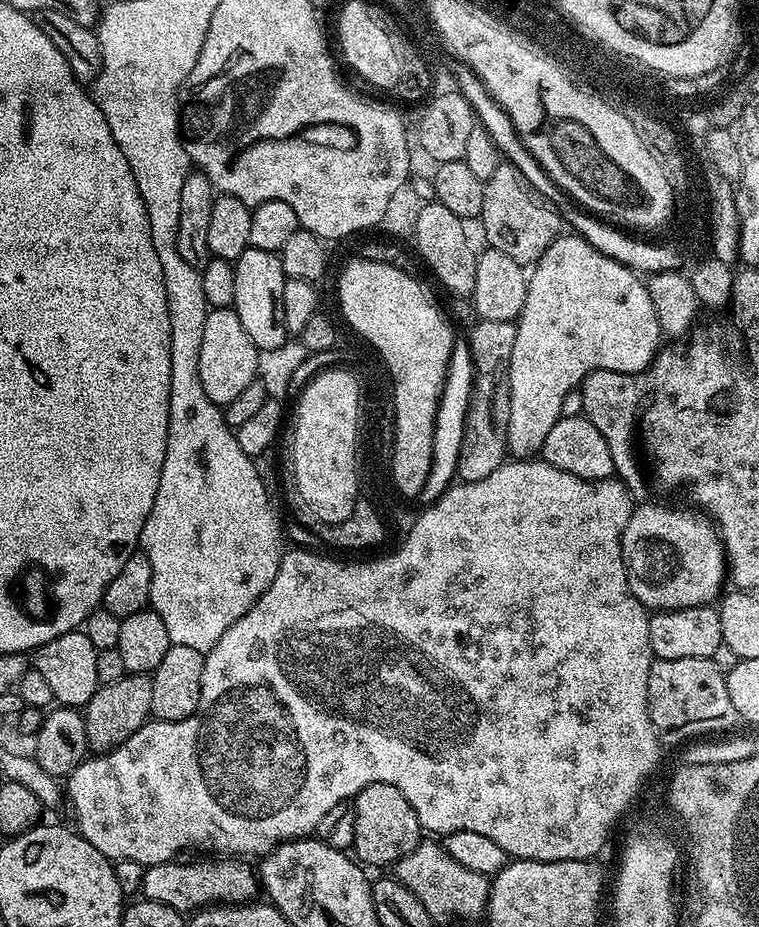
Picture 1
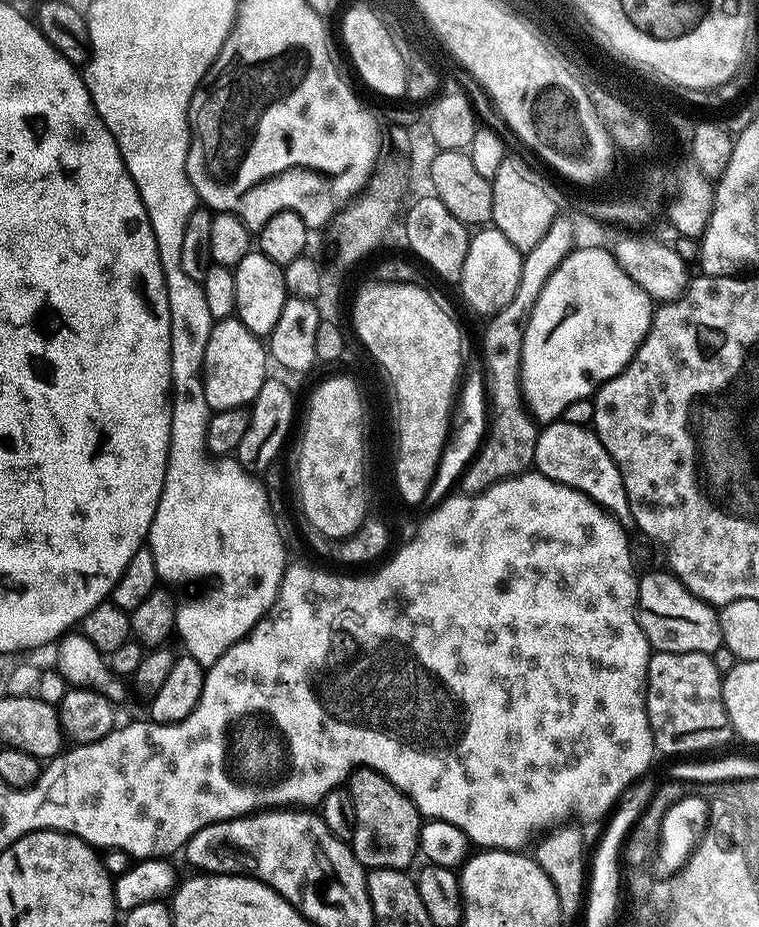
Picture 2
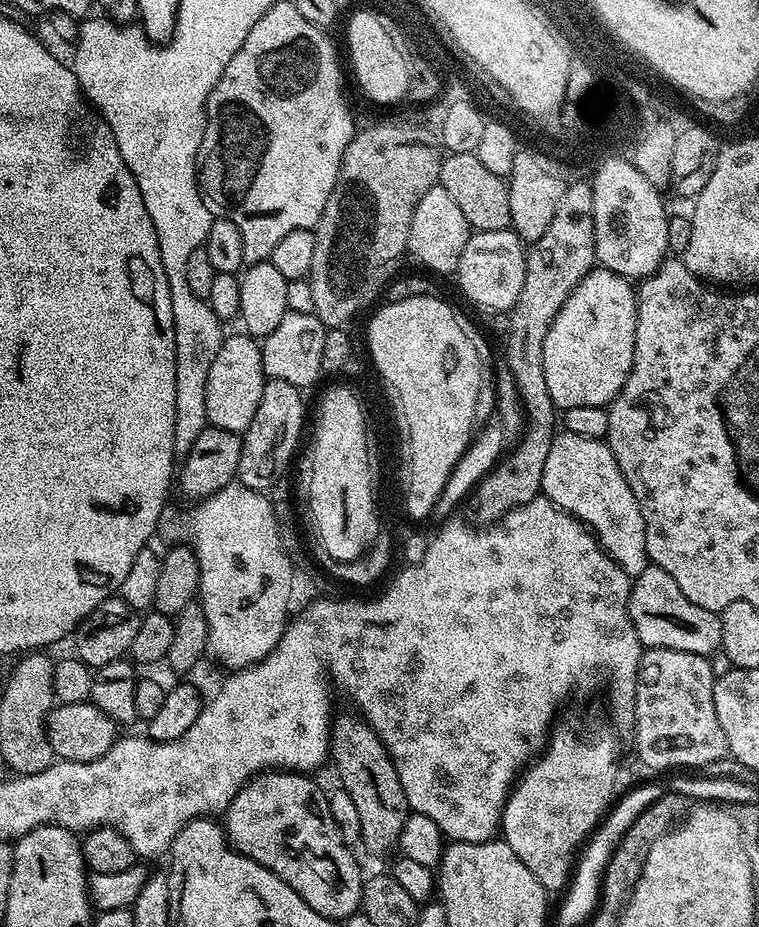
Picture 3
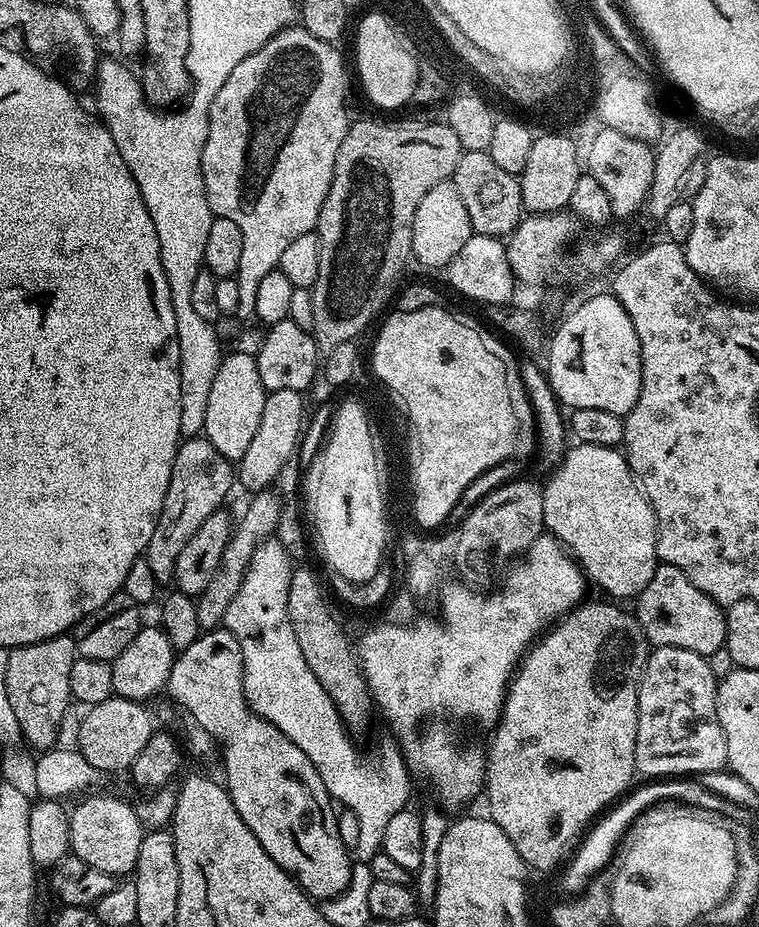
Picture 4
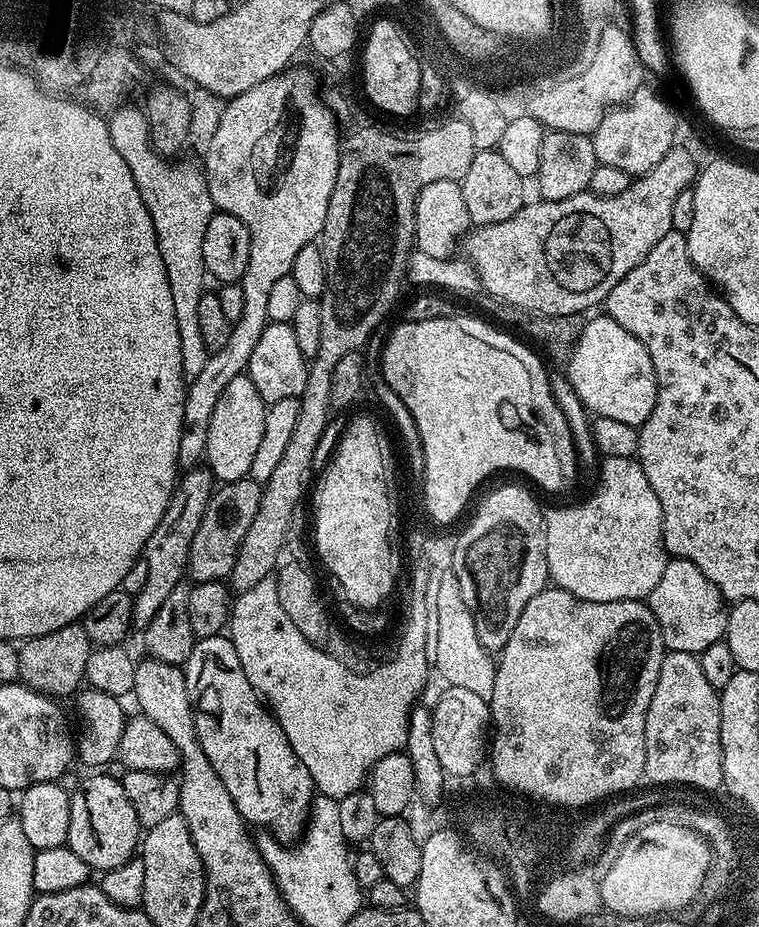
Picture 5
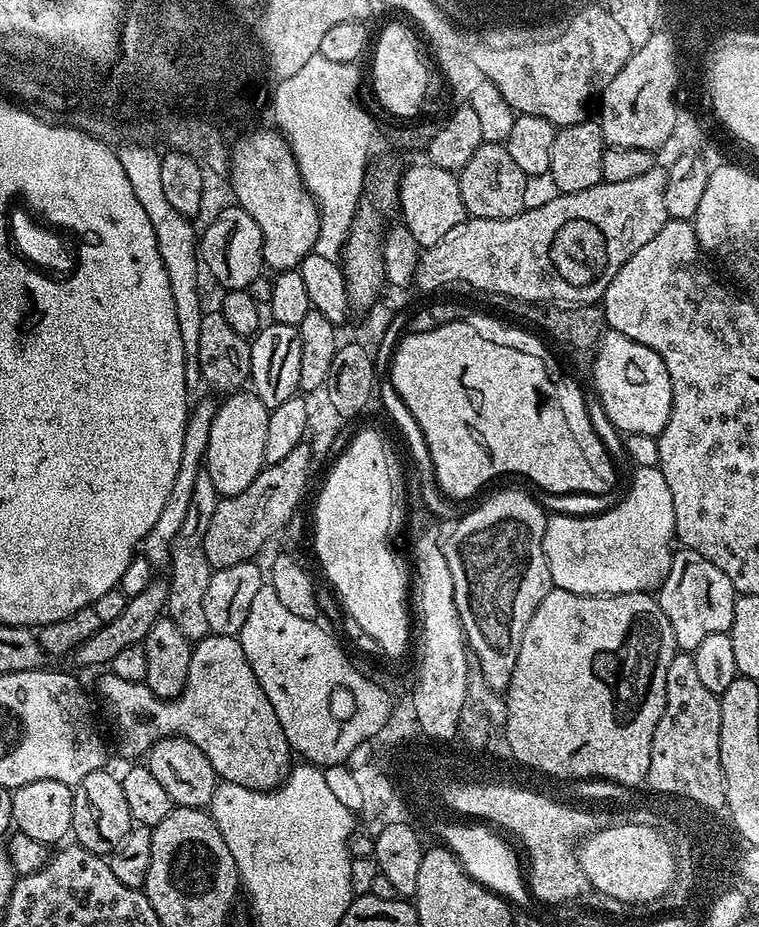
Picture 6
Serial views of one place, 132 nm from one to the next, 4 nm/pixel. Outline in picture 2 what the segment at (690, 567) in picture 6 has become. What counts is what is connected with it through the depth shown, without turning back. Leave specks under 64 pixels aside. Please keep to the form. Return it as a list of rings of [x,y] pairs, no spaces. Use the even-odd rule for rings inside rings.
[[[671,571],[648,572],[639,577],[636,617],[648,639],[648,645],[657,652],[711,653],[722,647],[720,617],[713,605],[699,600]]]

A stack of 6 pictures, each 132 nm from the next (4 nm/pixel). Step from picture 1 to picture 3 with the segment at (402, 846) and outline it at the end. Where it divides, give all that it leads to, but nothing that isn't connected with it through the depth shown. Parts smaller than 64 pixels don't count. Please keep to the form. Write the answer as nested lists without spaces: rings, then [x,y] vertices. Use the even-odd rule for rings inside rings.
[[[349,710],[335,717],[332,722],[332,734],[330,737],[330,760],[336,770],[336,779],[350,794],[354,807],[358,809],[358,819],[362,826],[360,844],[368,852],[376,856],[384,856],[387,852],[395,853],[400,847],[400,835],[402,826],[410,814],[406,794],[402,790],[402,782],[398,778],[398,770],[386,750],[386,746],[378,738],[373,728],[365,724],[364,717],[355,711]]]

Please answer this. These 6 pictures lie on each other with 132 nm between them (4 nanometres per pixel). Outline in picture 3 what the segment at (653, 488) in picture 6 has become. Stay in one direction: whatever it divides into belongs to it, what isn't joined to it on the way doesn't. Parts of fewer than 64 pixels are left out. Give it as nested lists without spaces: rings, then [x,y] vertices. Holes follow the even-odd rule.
[[[561,431],[553,436],[550,455],[542,469],[541,493],[554,502],[563,512],[575,516],[588,527],[608,557],[630,578],[642,574],[650,567],[646,550],[646,526],[634,498],[634,490],[622,478],[618,462],[603,439],[582,437]]]

